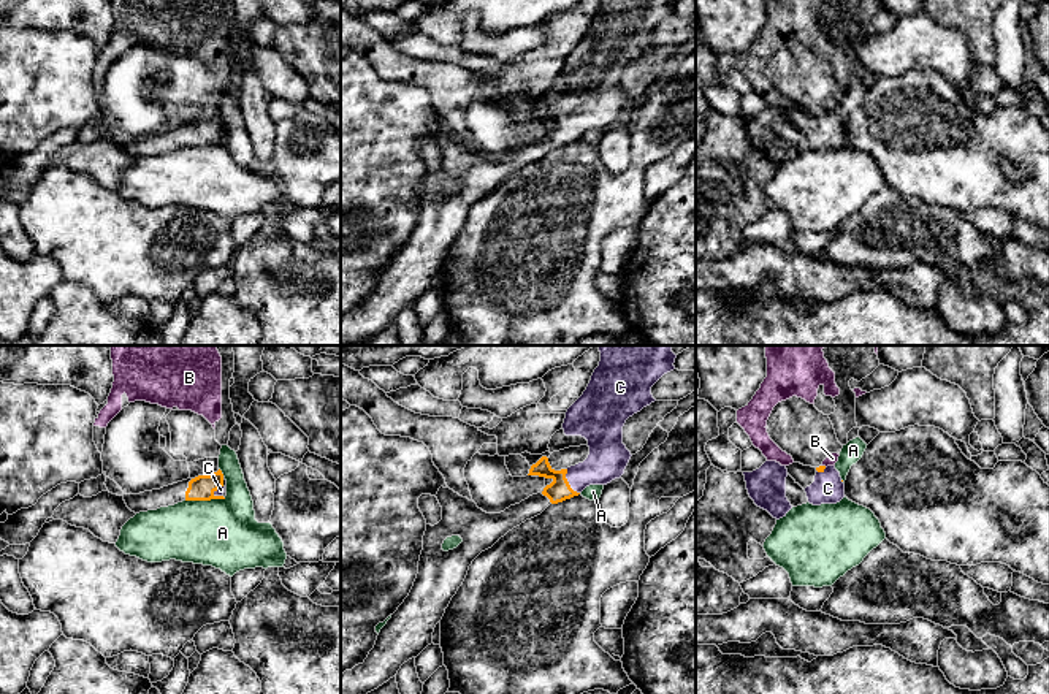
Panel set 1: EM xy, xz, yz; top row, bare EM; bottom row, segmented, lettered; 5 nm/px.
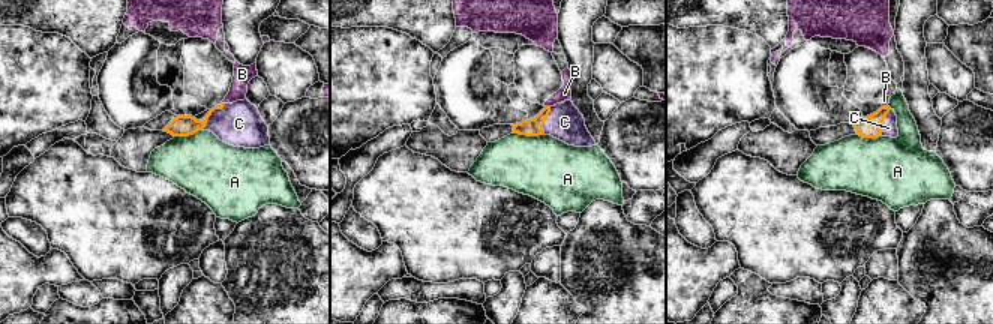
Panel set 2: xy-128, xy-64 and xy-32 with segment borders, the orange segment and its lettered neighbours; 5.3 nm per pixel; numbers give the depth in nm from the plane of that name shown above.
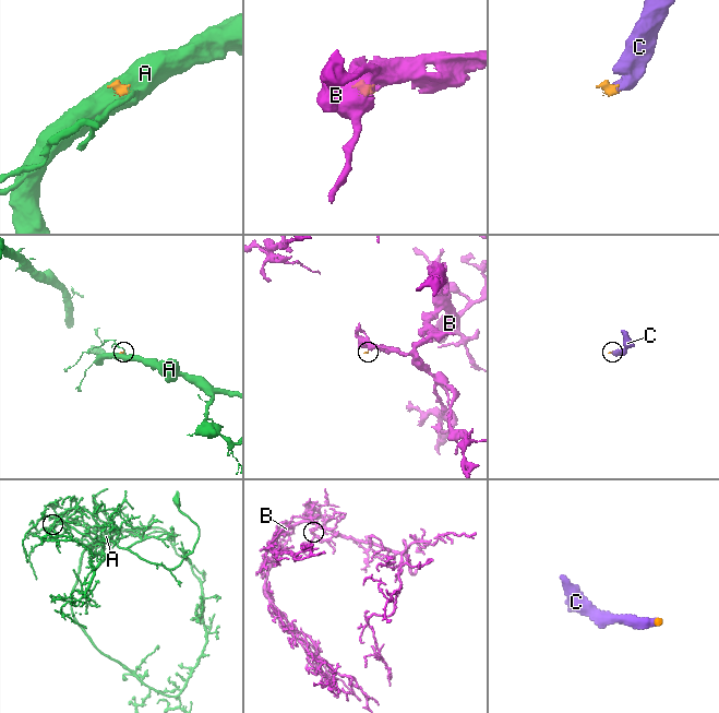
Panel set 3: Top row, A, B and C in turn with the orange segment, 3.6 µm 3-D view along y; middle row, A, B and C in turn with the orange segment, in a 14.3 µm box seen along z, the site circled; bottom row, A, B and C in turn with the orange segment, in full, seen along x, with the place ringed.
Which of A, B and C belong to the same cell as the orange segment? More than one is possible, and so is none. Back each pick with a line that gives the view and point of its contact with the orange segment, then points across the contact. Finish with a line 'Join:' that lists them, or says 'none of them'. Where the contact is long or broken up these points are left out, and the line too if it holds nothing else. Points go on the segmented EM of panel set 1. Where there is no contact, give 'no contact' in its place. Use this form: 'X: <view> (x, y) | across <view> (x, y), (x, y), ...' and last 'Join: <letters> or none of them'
C: xz (568, 482) | across xz (560, 490), (568, 482), (595, 471), (609, 457)
Join: C

